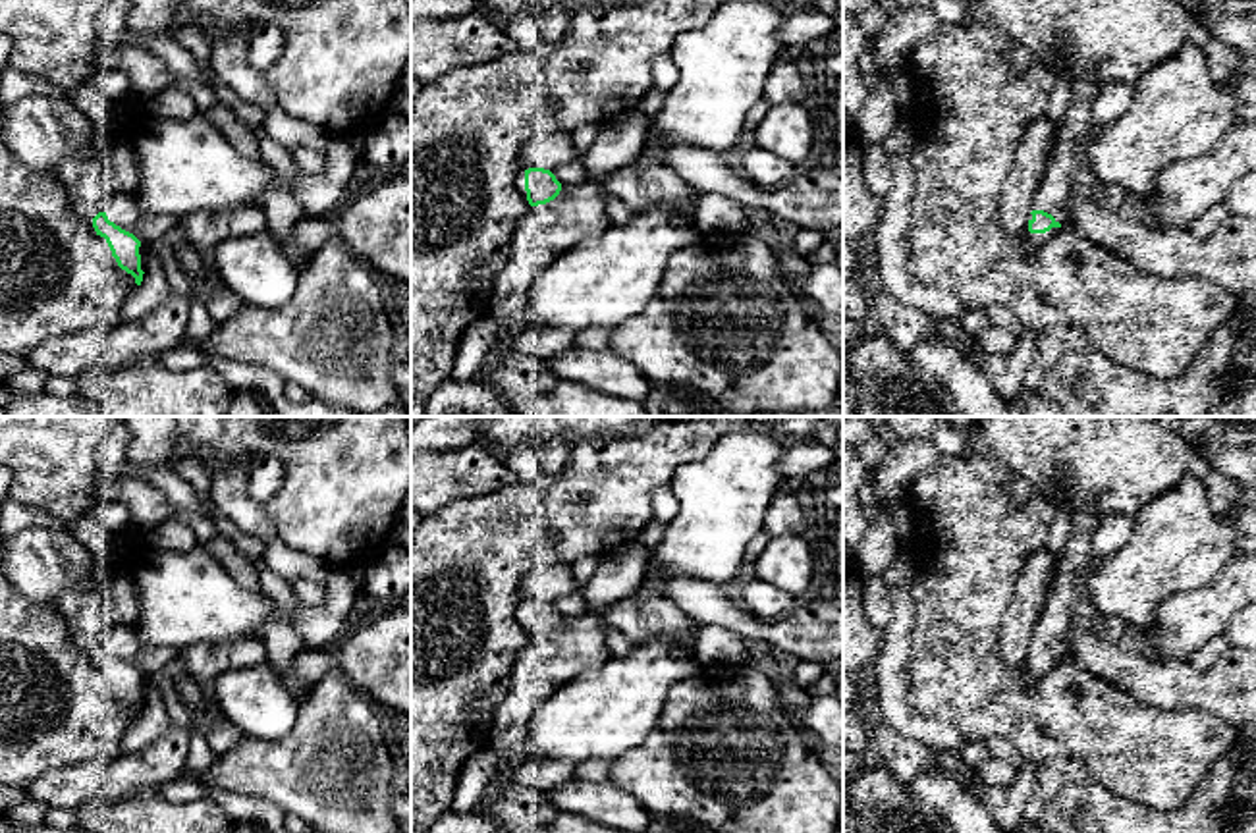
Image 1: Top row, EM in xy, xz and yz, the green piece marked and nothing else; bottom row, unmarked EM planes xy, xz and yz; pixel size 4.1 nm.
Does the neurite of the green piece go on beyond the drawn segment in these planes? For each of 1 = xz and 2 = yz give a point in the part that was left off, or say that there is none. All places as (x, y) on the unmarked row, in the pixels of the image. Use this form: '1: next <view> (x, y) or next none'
1: next xz (521, 608)
2: next yz (1054, 625)

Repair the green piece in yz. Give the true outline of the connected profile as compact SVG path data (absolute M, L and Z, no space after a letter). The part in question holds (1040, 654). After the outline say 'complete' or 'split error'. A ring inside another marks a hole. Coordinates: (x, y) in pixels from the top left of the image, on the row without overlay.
M1071 513L1071 534L1063 553L1057 557L1053 582L1032 636L1028 661L1024 663L1026 688L1036 686L1053 663L1067 656L1071 613L1079 602L1075 580L1082 577L1082 567L1092 561L1090 538L1096 524L1098 515L1094 513Z; split error

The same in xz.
M525 600L517 609L517 621L531 638L538 638L554 632L561 623L561 615L550 602Z; split error

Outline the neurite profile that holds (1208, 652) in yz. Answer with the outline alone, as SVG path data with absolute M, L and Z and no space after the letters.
M1217 634L1214 638L1210 638L1208 642L1204 642L1202 646L1198 646L1192 654L1190 654L1190 661L1200 667L1206 669L1210 667L1221 654L1225 654L1231 648L1229 640L1225 638L1225 634Z

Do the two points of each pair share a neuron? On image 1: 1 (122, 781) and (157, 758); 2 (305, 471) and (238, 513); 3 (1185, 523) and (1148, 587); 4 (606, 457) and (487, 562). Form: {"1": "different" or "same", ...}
{"1": "same", "2": "different", "3": "same", "4": "same"}

